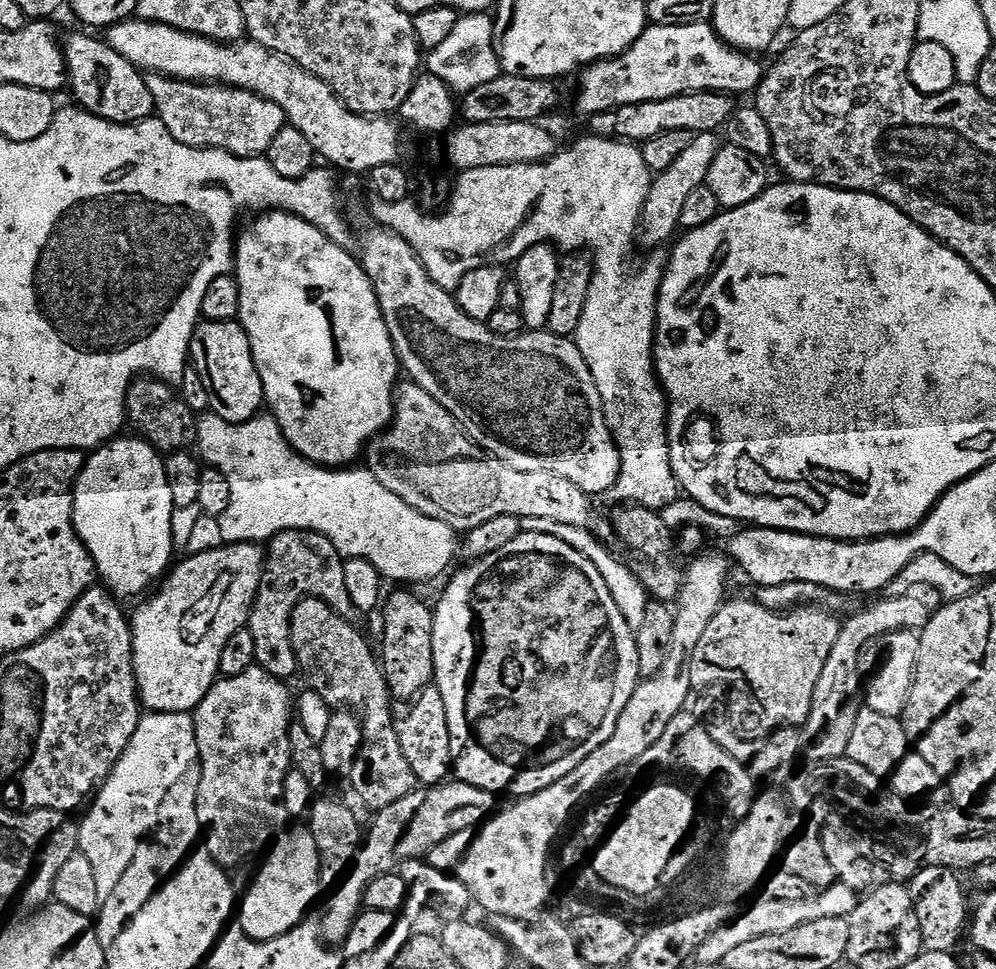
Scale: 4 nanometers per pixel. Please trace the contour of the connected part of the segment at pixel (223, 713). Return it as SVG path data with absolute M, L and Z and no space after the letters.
M254 666L250 670L243 671L242 674L225 676L217 679L212 685L206 698L194 709L194 719L196 722L196 741L198 742L198 754L200 755L200 781L196 791L196 809L198 810L198 822L202 833L203 847L207 848L210 858L219 868L232 870L235 864L240 864L243 860L248 860L256 851L267 849L270 841L289 823L290 817L286 810L286 802L282 798L282 790L286 782L286 774L293 771L292 751L290 750L290 734L288 729L294 723L294 696L288 693L289 685L285 681L279 680L274 674L270 674L266 669Z

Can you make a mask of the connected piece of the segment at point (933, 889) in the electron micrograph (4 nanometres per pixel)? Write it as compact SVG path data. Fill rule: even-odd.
M930 866L918 870L910 878L908 889L914 898L914 910L918 914L918 926L922 929L925 952L957 951L960 939L965 939L970 921L970 902L964 898L964 888L955 871L950 868Z

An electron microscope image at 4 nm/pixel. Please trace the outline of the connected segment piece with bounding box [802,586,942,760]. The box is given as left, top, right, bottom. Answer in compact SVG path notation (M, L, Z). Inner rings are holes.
M914 586L909 592L900 592L896 596L888 596L885 600L880 600L877 604L872 604L869 608L864 608L861 612L856 612L847 621L841 623L840 633L830 650L830 654L822 666L822 674L818 674L817 685L814 686L814 698L810 706L808 719L802 725L802 736L805 741L817 744L821 748L823 759L836 760L845 755L848 751L848 742L852 733L856 715L860 712L861 705L858 703L858 693L862 688L862 676L860 680L860 651L867 646L871 640L887 637L890 632L902 632L905 630L919 630L928 625L928 620L942 606L940 593L926 586Z

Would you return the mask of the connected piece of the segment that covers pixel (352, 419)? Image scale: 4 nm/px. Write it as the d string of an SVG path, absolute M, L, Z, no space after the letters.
M268 210L260 216L257 220L252 220L248 225L241 227L239 229L238 235L234 241L234 275L238 286L240 287L240 314L238 317L238 323L246 330L246 334L250 338L250 350L254 354L254 366L258 370L258 374L262 378L262 386L264 387L264 398L267 407L270 409L271 415L278 422L278 426L282 430L282 434L287 438L289 446L291 446L292 451L298 453L300 456L304 456L310 463L319 464L326 468L339 469L341 466L348 466L353 463L352 460L356 455L361 455L362 449L367 445L369 440L379 436L389 424L392 423L392 413L394 411L394 397L396 395L396 389L398 384L398 379L396 380L396 375L401 375L402 369L396 358L396 351L394 350L394 342L390 338L390 330L386 330L386 322L382 318L382 310L378 306L378 300L374 294L374 286L370 282L370 278L366 273L364 273L364 267L360 264L359 259L355 255L352 256L350 253L344 249L345 245L343 243L331 240L322 230L318 230L310 222L306 222L302 218L297 216L291 216L288 212L281 212L279 210Z

